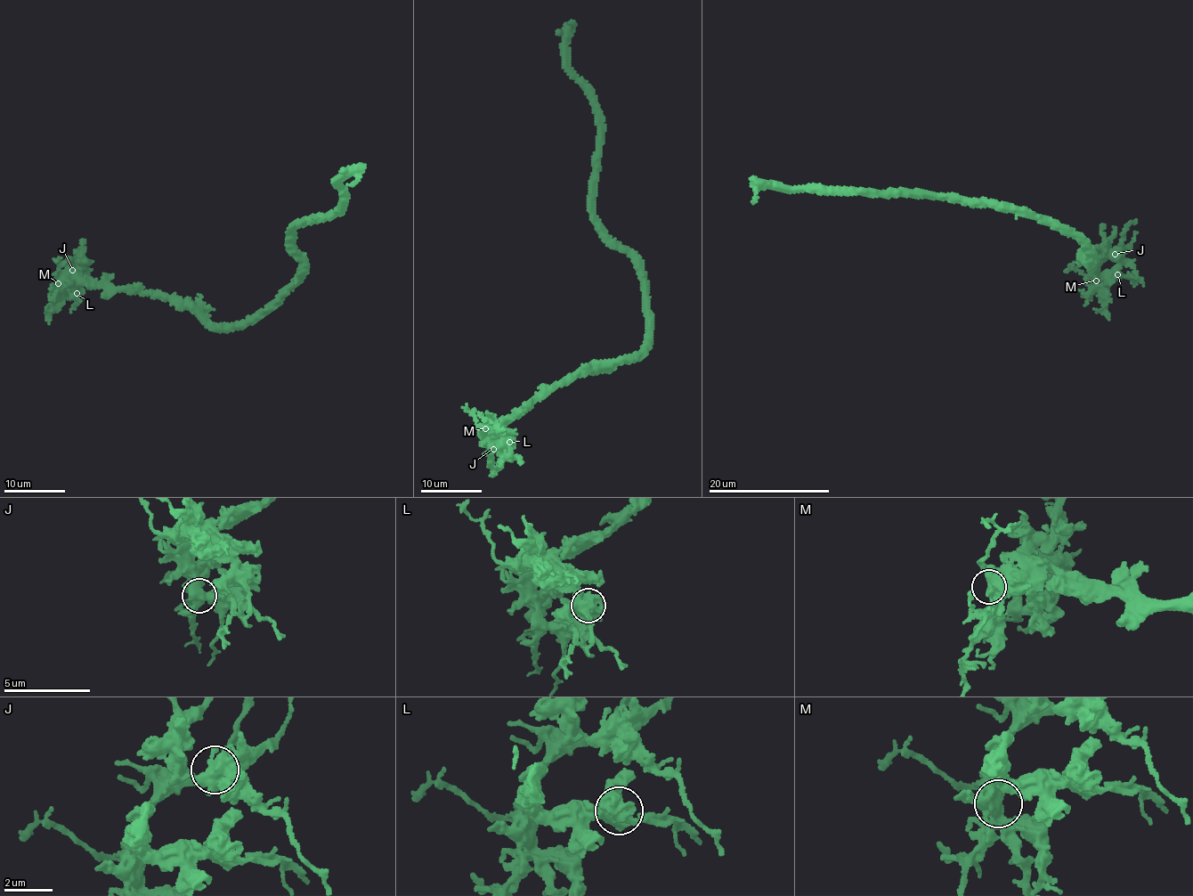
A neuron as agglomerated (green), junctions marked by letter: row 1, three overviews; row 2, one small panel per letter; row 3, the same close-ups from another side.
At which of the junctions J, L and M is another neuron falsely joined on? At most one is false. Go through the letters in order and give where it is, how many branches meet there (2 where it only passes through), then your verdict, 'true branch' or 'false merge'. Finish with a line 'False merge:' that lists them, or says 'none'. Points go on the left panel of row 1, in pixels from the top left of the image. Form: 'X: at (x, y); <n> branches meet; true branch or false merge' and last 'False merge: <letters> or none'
J: at (72, 270); 3 branches meet; true branch
L: at (77, 293); 3 branches meet; true branch
M: at (58, 283); 3 branches meet; true branch
False merge: none

